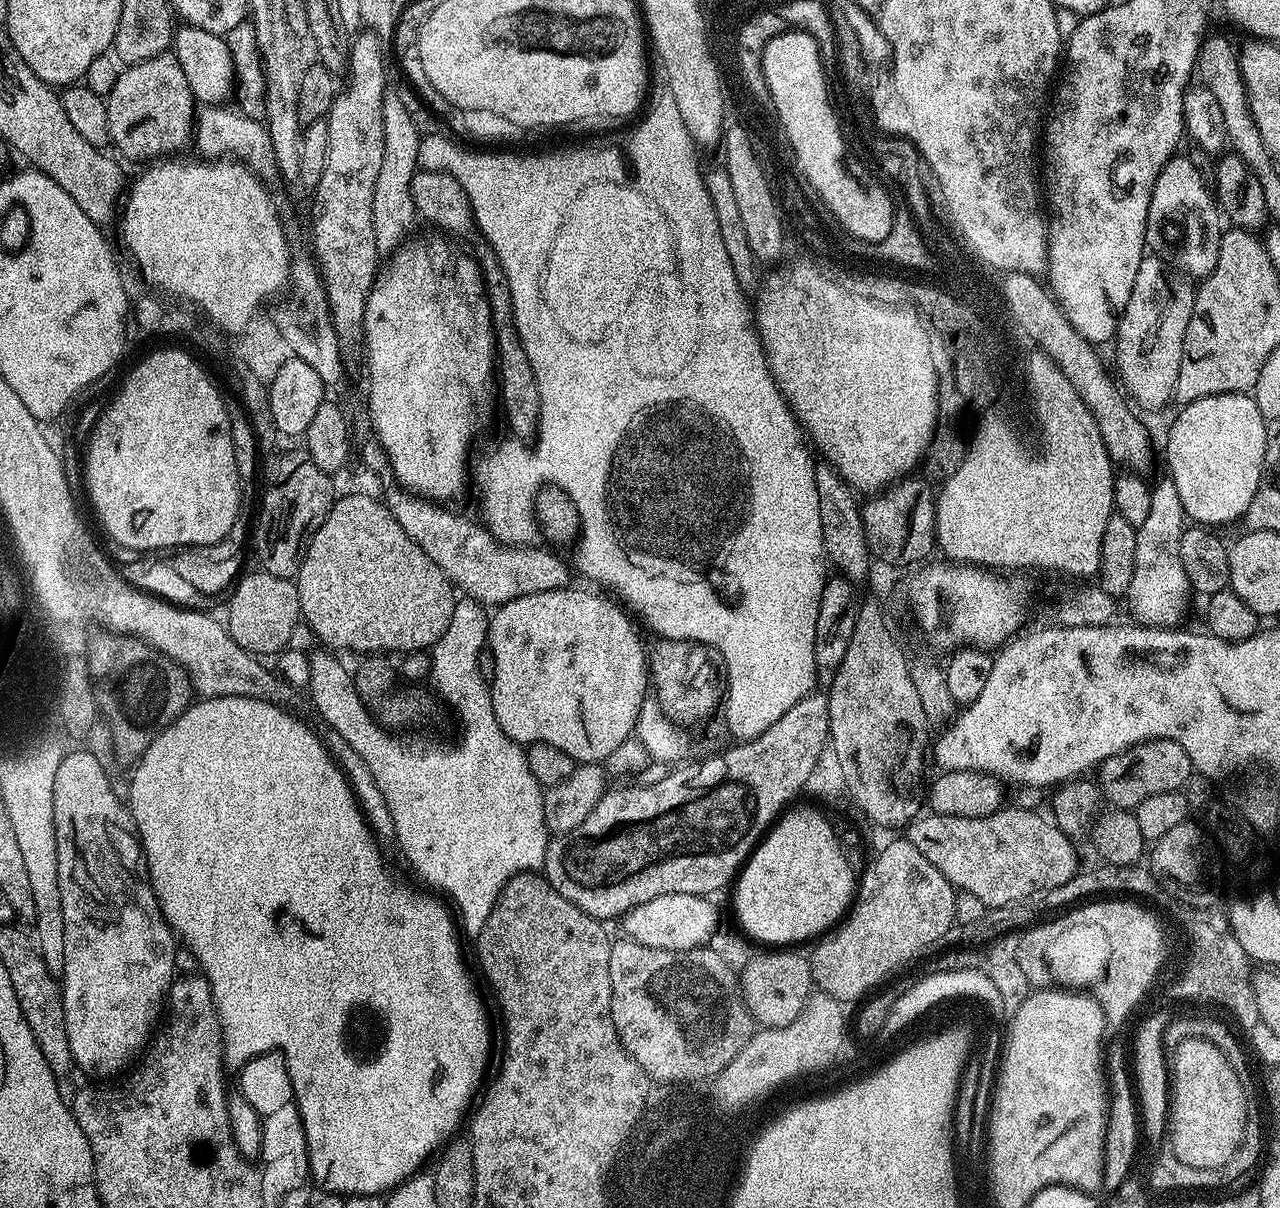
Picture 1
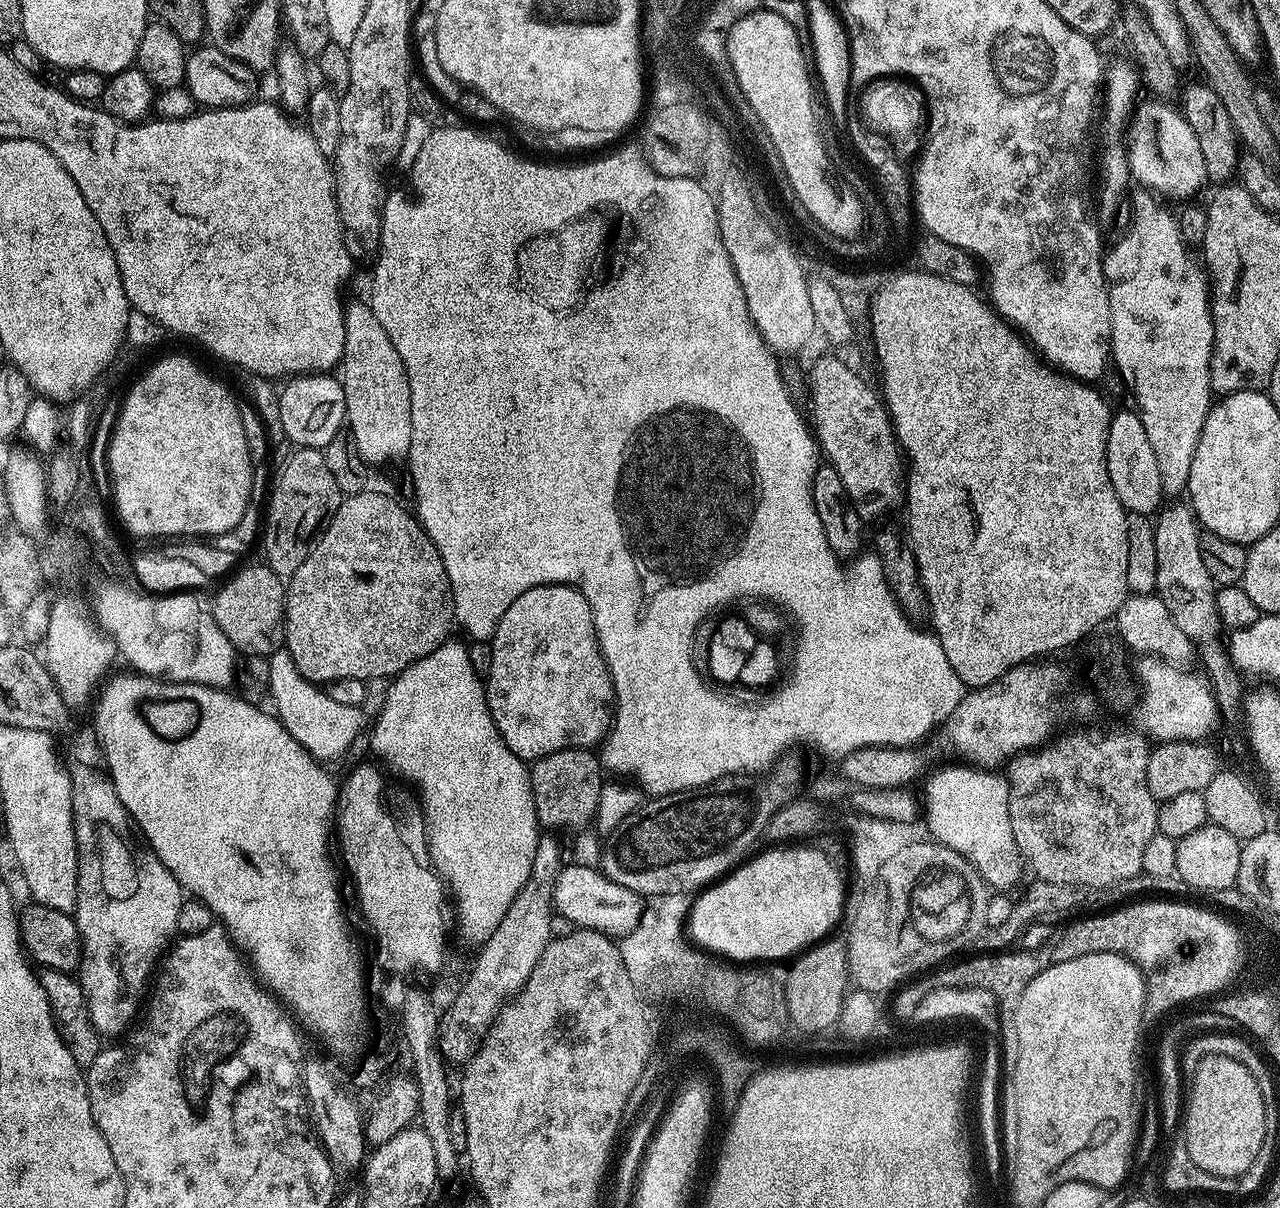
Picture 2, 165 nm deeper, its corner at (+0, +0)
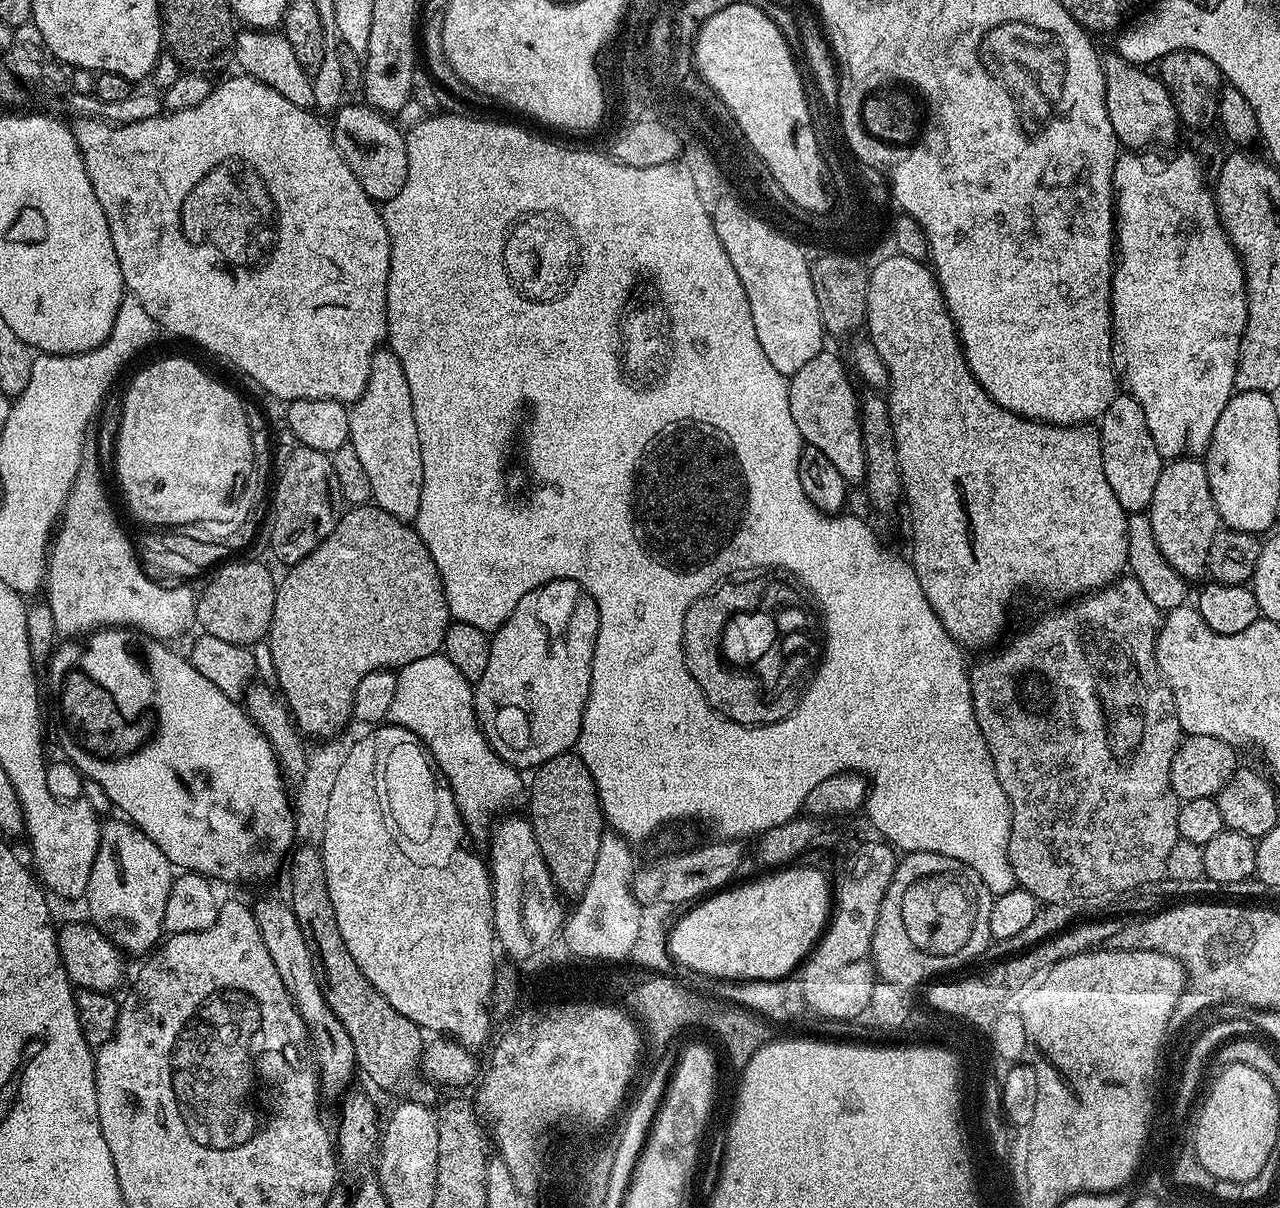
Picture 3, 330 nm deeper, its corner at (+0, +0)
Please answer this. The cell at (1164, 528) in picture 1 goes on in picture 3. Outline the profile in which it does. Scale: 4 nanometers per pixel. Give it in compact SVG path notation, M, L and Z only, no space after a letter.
M1128 150L1117 156L1114 174L1112 175L1112 187L1114 189L1114 228L1118 233L1118 263L1112 273L1112 354L1114 364L1117 369L1122 370L1122 384L1126 387L1127 395L1134 397L1138 406L1142 406L1142 414L1146 414L1146 426L1150 426L1150 438L1154 438L1154 446L1158 446L1158 454L1161 461L1169 462L1180 457L1203 457L1208 450L1208 443L1214 434L1214 426L1218 426L1218 414L1230 402L1236 388L1236 363L1240 357L1240 339L1244 337L1244 331L1248 325L1248 290L1244 278L1244 266L1240 263L1240 255L1236 253L1236 248L1228 240L1228 235L1224 229L1224 224L1220 221L1220 215L1216 209L1216 198L1209 181L1202 173L1197 157L1190 151L1184 152L1181 156L1176 156L1173 160L1143 160L1141 153L1136 150Z

